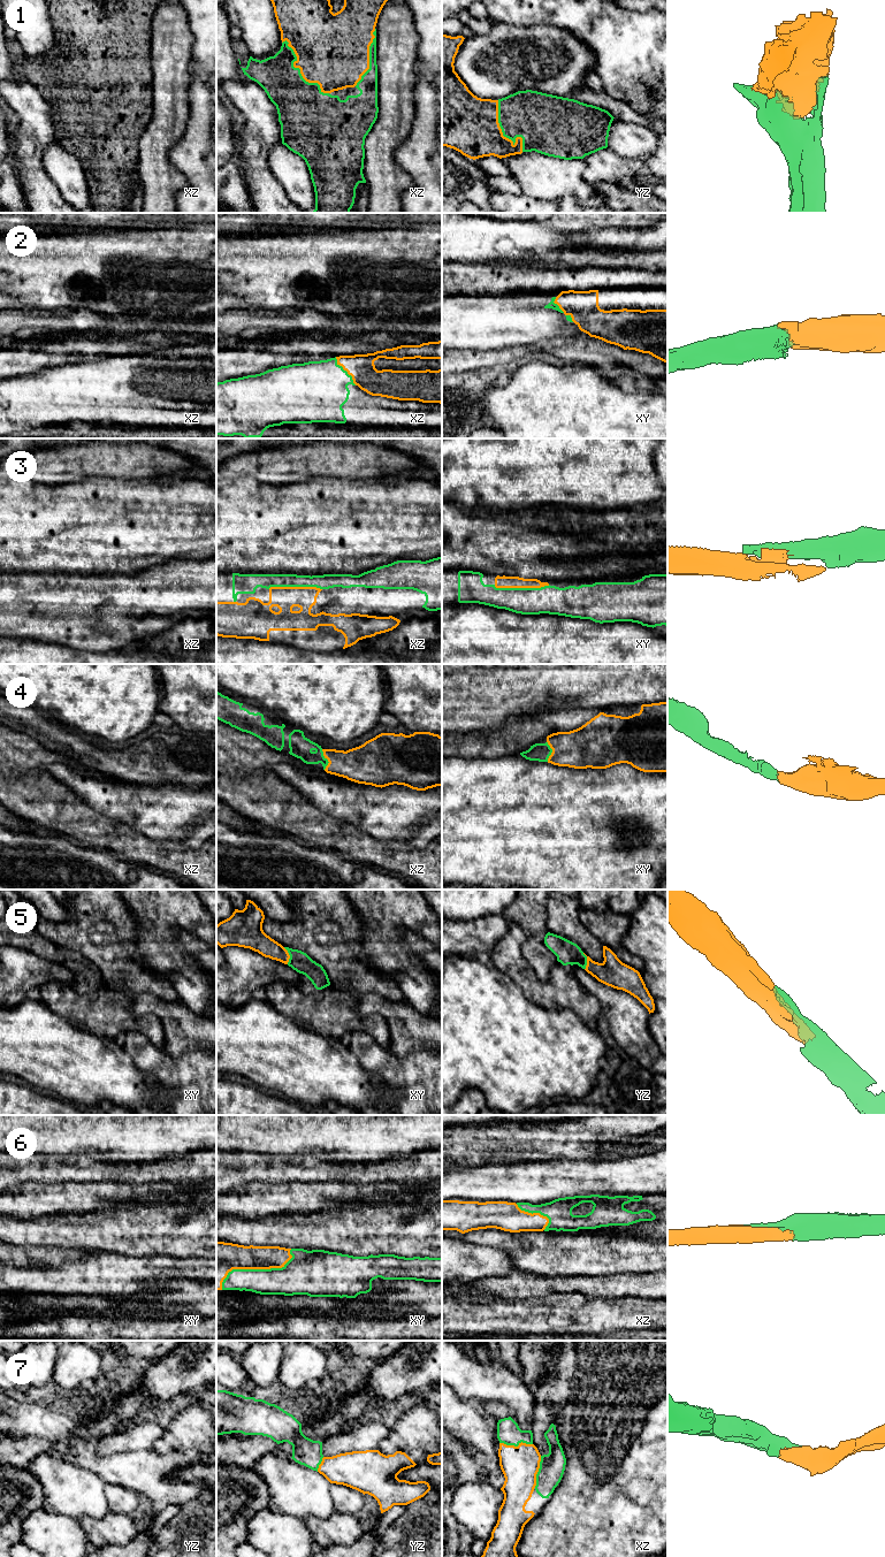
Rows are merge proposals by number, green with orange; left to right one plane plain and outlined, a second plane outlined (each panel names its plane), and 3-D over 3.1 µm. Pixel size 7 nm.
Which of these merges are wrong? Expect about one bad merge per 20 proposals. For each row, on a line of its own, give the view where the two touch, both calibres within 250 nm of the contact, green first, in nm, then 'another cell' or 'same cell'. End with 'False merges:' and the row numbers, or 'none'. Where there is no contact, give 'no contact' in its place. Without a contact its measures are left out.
1: xz | 340/480 nm | same cell
2: xz | 420/180 nm | same cell
3: xy | 200/80 nm | same cell
4: xz | 160/260 nm | same cell
5: xy | 140/150 nm | same cell
6: xy | 200/220 nm | same cell
7: xz | 160/260 nm | same cell
False merges: none

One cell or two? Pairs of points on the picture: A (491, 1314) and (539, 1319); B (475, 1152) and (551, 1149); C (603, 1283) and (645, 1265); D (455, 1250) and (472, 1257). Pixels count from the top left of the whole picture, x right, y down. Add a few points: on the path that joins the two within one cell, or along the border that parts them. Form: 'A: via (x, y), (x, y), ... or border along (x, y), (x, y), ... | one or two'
A: via (503, 1317), (527, 1317) | one
B: via (494, 1147), (533, 1149) | one
C: border along (655, 1273), (616, 1273), (601, 1276) | two
D: via (459, 1254), (467, 1257) | one

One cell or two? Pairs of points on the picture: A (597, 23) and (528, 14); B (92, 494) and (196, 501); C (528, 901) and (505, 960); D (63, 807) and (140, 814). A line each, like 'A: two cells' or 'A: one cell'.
A: one cell
B: one cell
C: two cells
D: two cells

